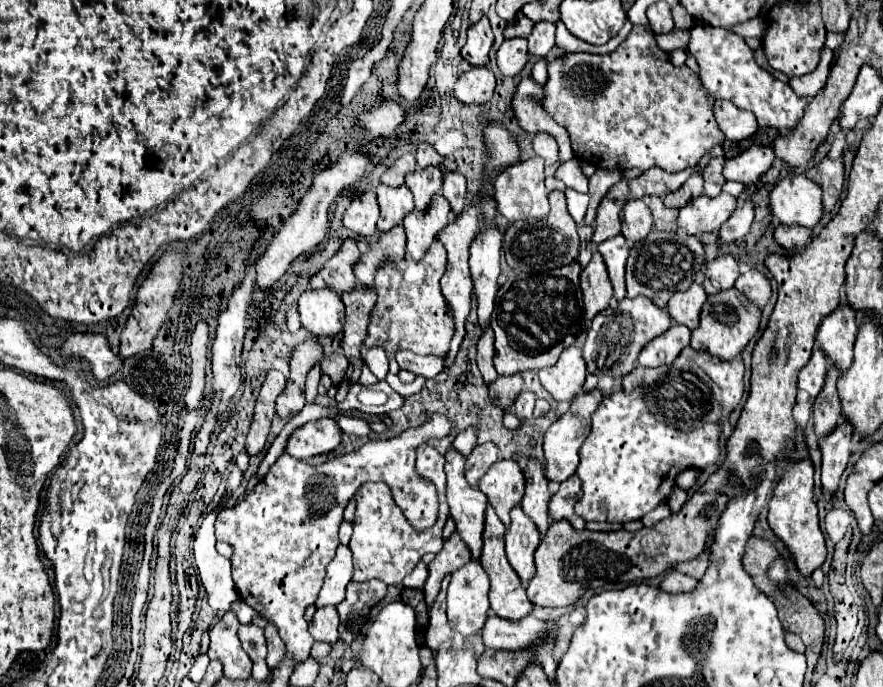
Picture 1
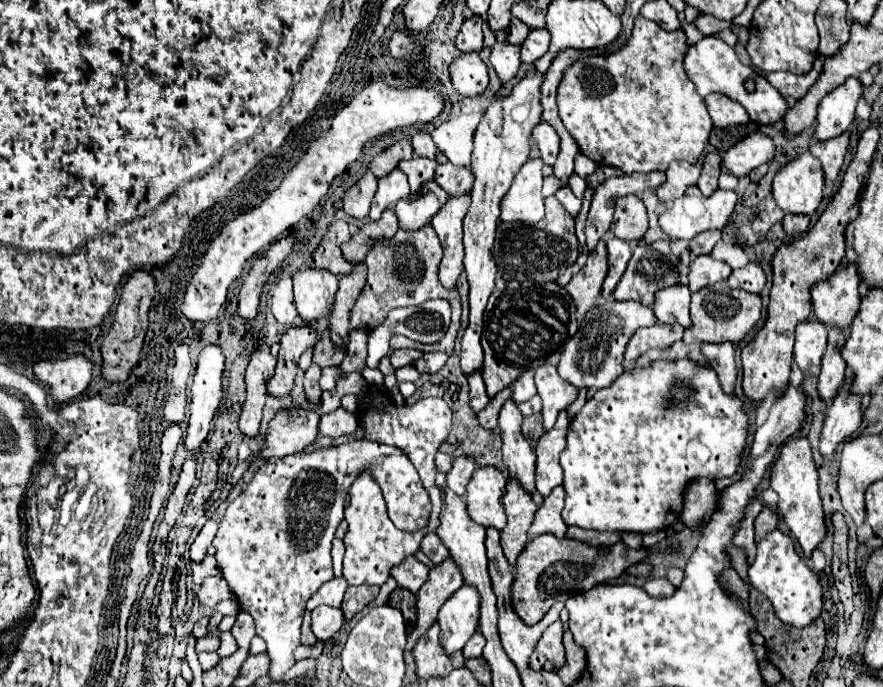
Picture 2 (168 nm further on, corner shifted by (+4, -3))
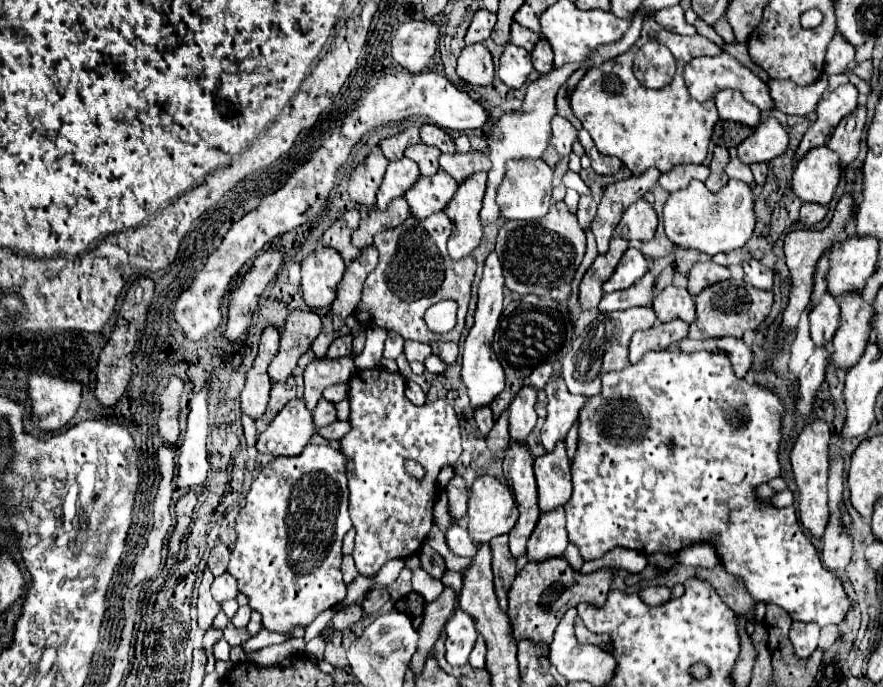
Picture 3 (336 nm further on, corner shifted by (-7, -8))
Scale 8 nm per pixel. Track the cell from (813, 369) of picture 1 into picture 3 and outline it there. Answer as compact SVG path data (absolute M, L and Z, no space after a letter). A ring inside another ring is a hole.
M829 294L821 298L821 304L809 312L811 322L811 340L817 348L825 348L831 344L837 328L839 328L839 308L837 300Z

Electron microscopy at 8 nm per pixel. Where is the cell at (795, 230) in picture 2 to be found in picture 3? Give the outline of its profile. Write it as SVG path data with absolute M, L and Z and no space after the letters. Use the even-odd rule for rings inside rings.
M803 204L803 206L801 206L801 216L799 216L799 220L801 220L801 224L803 224L805 228L813 228L817 222L823 220L825 212L827 212L827 208L821 208L819 204Z

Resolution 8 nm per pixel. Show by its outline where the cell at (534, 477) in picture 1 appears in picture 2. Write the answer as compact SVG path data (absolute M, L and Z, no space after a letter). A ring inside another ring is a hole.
M508 399L498 417L498 429L502 437L502 457L504 465L508 467L510 475L520 479L520 483L534 493L534 467L536 467L536 455L530 447L530 443L522 437L522 413L516 407L514 399Z

